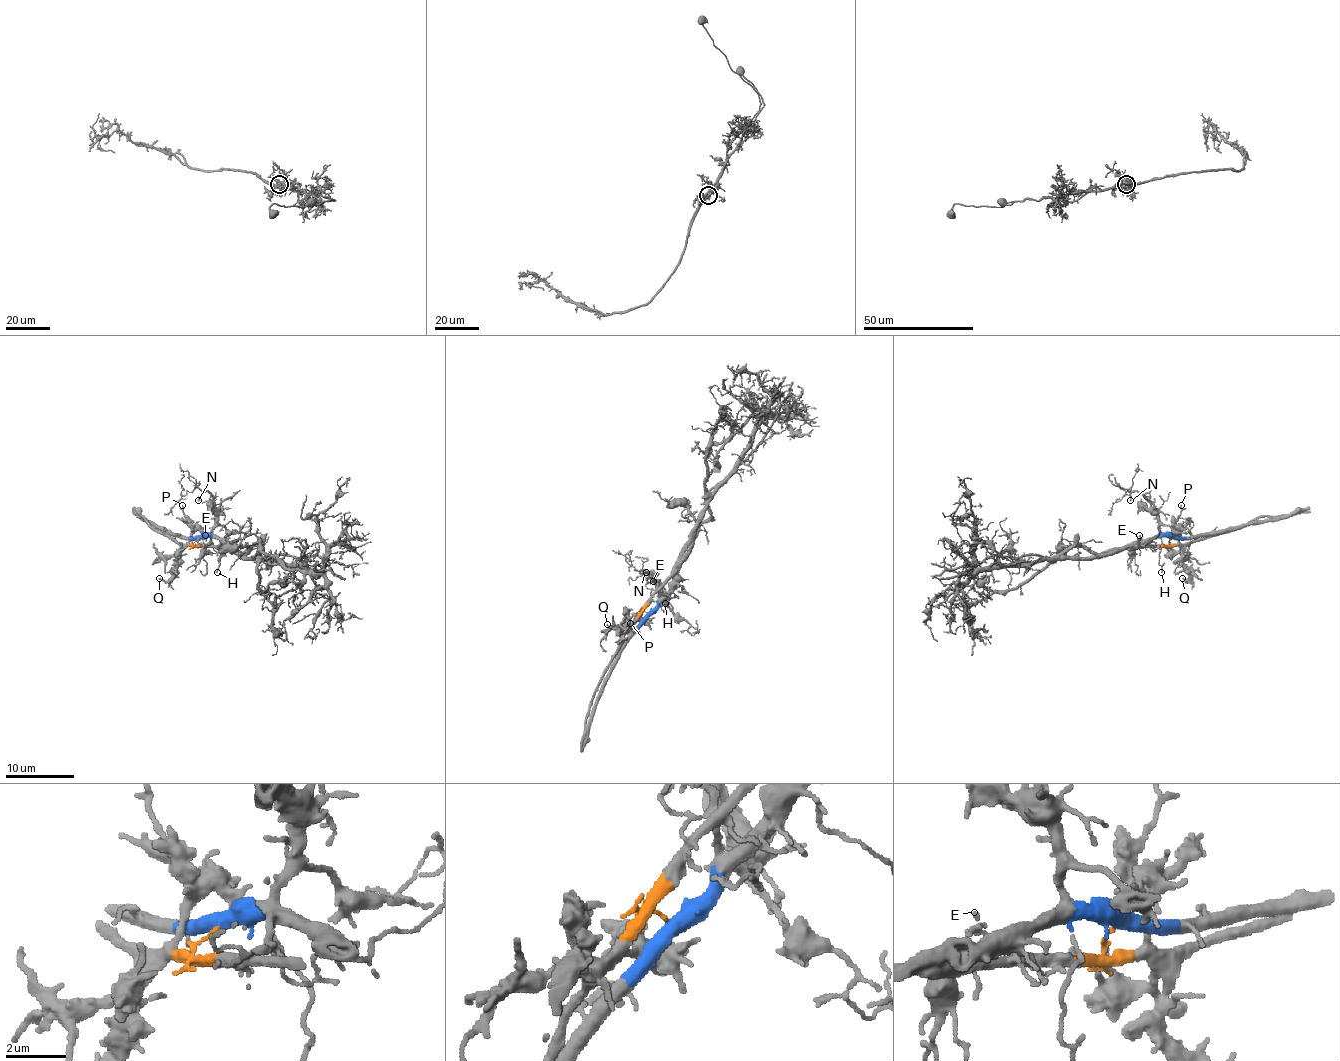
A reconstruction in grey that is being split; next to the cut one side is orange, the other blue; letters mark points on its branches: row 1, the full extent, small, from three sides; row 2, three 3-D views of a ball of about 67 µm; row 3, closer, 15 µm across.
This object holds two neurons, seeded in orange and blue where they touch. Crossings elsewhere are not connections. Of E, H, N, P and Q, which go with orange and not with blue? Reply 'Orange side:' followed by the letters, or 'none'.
Orange side: P, Q

